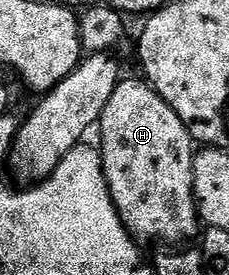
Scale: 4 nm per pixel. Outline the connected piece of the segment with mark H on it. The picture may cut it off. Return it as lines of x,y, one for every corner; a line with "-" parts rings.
120,80
113,95
109,95
109,103
105,103
105,111
101,111
99,116
97,134
99,133
98,144
103,155
103,174
115,210
132,238
140,242
187,243
190,242
187,240
195,232
196,236
201,229
199,207
195,203
193,187
193,167
197,149
191,140
191,133
185,127
185,123
181,123
177,111
173,111
173,107
169,107
169,103
165,103
165,99
161,99
161,95
157,95
157,91
151,88
146,80
138,80

